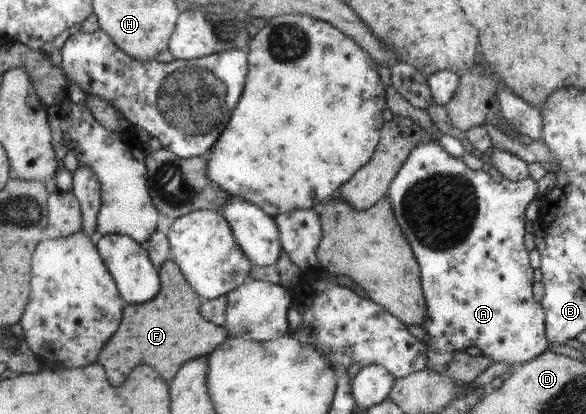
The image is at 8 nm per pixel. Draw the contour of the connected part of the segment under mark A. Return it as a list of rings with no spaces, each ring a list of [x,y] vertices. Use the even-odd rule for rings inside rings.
[[[438,140],[427,141],[420,144],[420,148],[416,148],[416,152],[412,152],[412,160],[408,160],[408,164],[404,165],[404,172],[400,172],[400,176],[396,177],[396,184],[392,184],[392,192],[387,192],[386,196],[391,201],[394,208],[396,220],[400,220],[400,228],[404,228],[404,232],[408,232],[408,240],[412,244],[414,256],[418,261],[419,267],[422,269],[421,287],[427,302],[427,318],[424,320],[424,329],[426,330],[426,345],[430,351],[430,361],[427,367],[438,374],[446,374],[448,370],[447,356],[453,353],[466,351],[470,346],[476,346],[484,356],[491,358],[491,362],[506,362],[513,366],[519,366],[534,360],[538,355],[548,348],[547,338],[547,318],[546,310],[542,304],[538,304],[532,298],[532,266],[528,262],[528,252],[524,248],[524,236],[526,236],[526,228],[524,228],[524,210],[526,206],[538,198],[536,196],[536,182],[528,177],[524,180],[512,181],[503,178],[500,182],[494,182],[483,169],[470,170],[464,163],[462,158],[456,158],[447,152]]]

